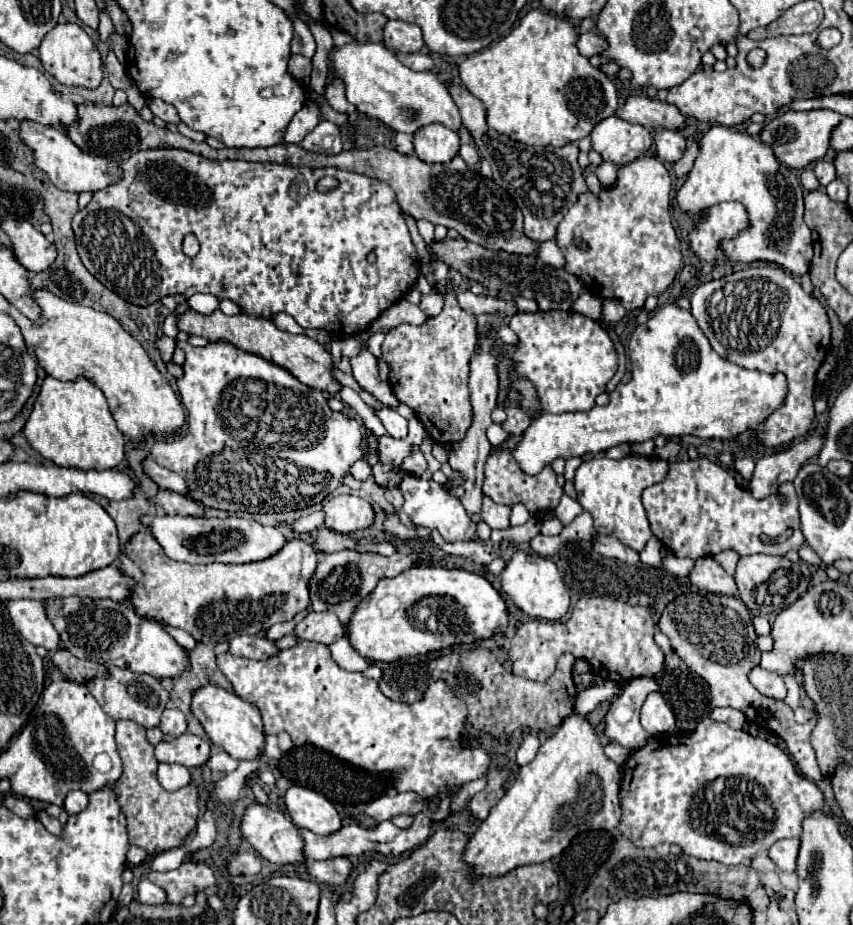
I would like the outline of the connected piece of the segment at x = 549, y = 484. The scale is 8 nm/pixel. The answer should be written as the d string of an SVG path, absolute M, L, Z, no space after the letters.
M510 436L502 444L500 450L496 450L488 456L488 460L484 464L482 492L484 492L484 496L492 498L496 504L504 504L504 506L524 504L532 516L540 516L540 510L554 510L564 492L562 492L562 486L558 486L558 482L556 482L556 474L554 474L552 466L544 466L534 476L524 474L524 470L518 466L518 462L514 458L514 450L520 444L520 440L522 440L522 436Z

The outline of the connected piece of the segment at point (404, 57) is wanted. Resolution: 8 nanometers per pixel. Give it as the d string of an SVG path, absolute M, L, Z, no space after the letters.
M416 52L416 54L396 54L396 56L400 58L400 62L404 62L404 66L408 66L410 70L416 70L416 72L426 72L426 70L434 68L432 58L422 54L422 52Z

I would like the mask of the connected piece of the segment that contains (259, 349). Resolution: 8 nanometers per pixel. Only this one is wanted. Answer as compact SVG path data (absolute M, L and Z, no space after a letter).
M188 310L186 314L180 316L178 328L186 334L194 334L194 336L204 336L210 342L230 342L234 344L238 350L244 350L248 354L256 354L262 356L264 360L288 370L294 378L298 378L302 384L328 392L328 394L338 394L342 384L334 378L334 358L330 356L328 350L324 350L322 344L318 344L316 340L308 338L306 334L290 334L284 332L280 328L276 328L276 324L272 320L264 320L264 318L248 318L246 314L236 314L236 316L224 316L220 310L216 310L210 316L198 314L194 310Z

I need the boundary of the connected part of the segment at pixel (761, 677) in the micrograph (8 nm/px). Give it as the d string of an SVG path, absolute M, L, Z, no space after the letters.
M758 666L758 668L754 668L754 670L750 672L748 678L750 678L752 686L754 686L760 694L764 694L764 696L768 696L768 698L776 698L776 700L784 700L784 698L786 698L786 686L784 686L784 682L782 682L782 678L780 678L778 674L768 672L768 670L762 670L762 668Z

